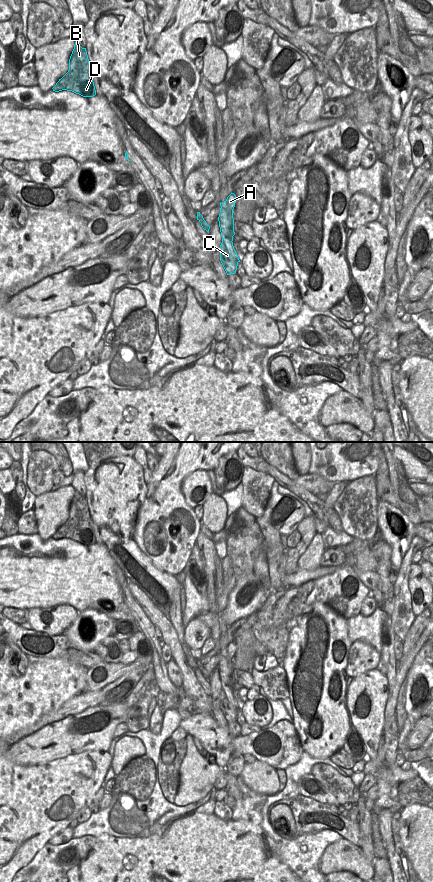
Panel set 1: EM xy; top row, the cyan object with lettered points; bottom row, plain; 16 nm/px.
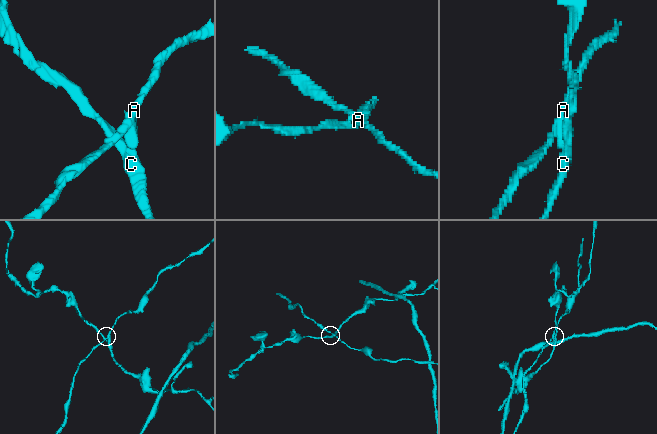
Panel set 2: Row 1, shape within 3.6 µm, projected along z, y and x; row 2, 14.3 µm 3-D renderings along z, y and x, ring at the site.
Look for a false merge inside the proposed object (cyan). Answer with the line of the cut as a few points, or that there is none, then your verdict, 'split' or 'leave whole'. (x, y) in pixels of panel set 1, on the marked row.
cut in xy along (221, 206), (228, 216), (232, 216); split

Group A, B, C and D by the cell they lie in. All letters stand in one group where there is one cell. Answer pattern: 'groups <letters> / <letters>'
groups A / B C D

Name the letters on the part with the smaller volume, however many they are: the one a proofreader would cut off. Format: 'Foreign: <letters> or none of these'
Foreign: A

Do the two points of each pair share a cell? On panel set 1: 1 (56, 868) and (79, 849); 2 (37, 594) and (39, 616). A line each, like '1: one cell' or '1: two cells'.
1: one cell
2: two cells

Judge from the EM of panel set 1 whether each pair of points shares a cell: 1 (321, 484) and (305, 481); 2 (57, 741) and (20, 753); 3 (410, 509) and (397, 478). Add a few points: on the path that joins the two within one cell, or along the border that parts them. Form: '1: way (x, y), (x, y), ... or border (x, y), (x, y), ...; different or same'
1: way (317, 484), (309, 482); same
2: way (48, 743), (38, 749), (29, 751); same
3: way (408, 501), (403, 494), (401, 486); same

